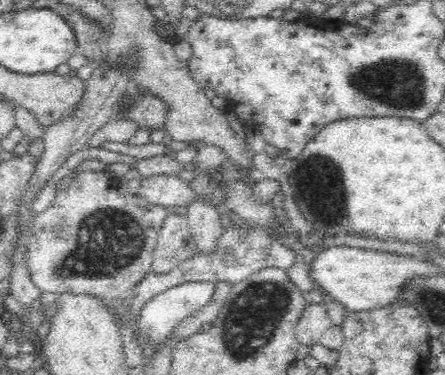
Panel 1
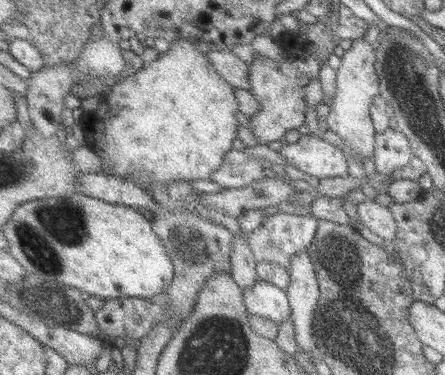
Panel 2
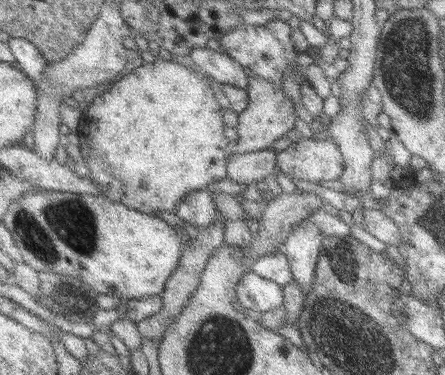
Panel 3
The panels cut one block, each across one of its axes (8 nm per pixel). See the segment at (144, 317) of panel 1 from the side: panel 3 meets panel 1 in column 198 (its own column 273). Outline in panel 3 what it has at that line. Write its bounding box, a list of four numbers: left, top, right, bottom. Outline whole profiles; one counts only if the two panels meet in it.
[237,272,285,314]

